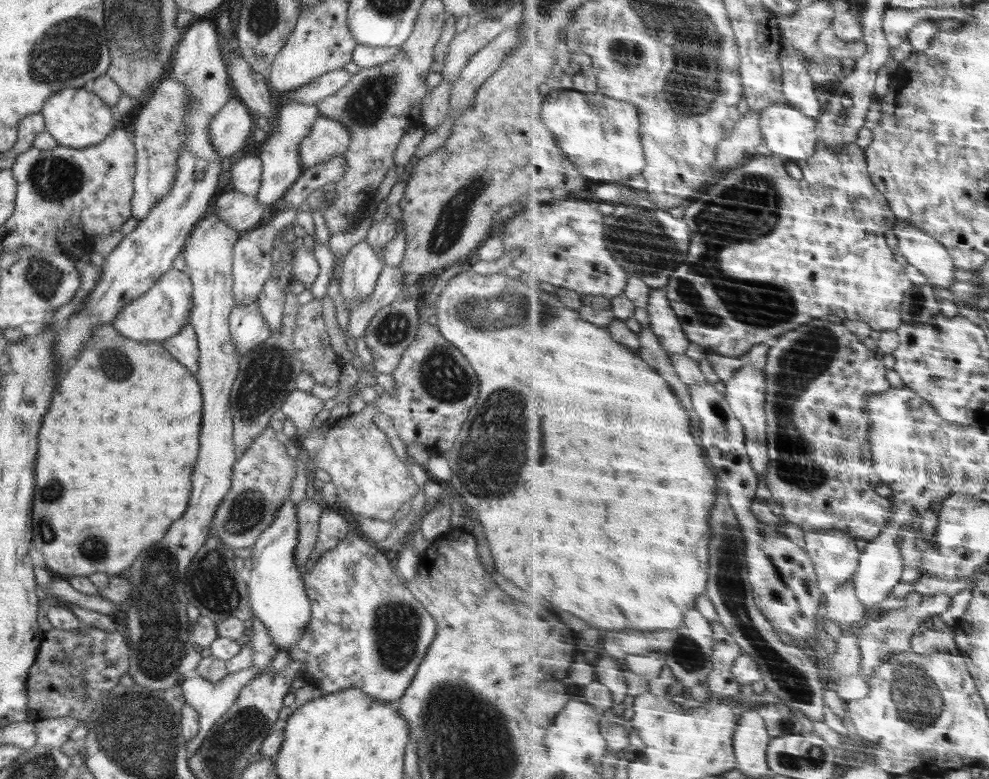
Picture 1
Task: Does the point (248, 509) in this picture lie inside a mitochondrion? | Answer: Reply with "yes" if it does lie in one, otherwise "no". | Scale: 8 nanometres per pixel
yes

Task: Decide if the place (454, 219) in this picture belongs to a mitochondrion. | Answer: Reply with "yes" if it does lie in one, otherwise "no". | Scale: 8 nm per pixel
yes

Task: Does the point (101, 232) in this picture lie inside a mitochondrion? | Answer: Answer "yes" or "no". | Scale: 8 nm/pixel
no

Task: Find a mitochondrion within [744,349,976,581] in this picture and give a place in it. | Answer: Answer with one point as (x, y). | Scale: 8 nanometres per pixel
(933, 379)

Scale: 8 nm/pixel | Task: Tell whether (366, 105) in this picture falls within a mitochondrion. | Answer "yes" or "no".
yes

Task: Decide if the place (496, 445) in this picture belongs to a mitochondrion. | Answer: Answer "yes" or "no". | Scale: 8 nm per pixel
yes

